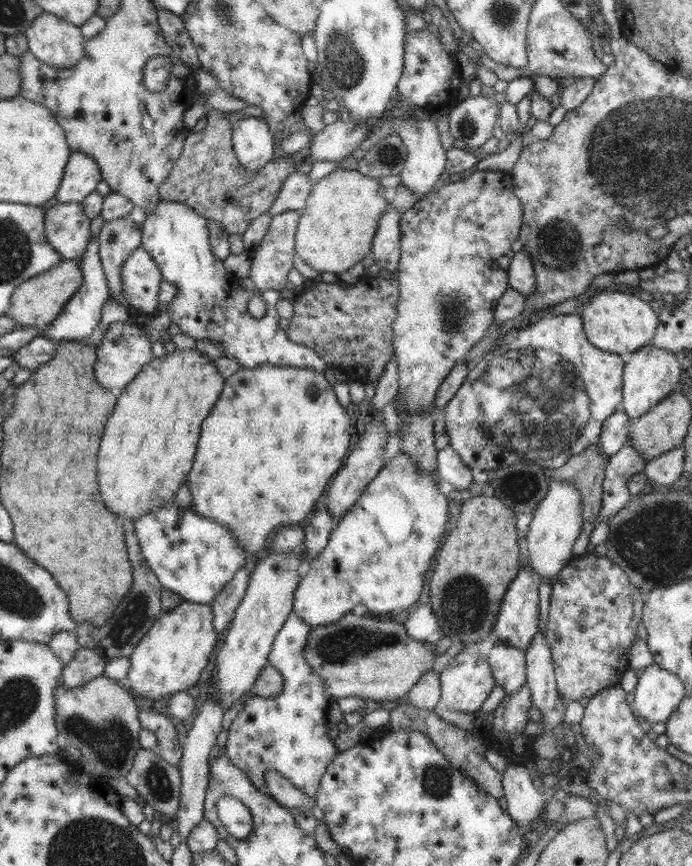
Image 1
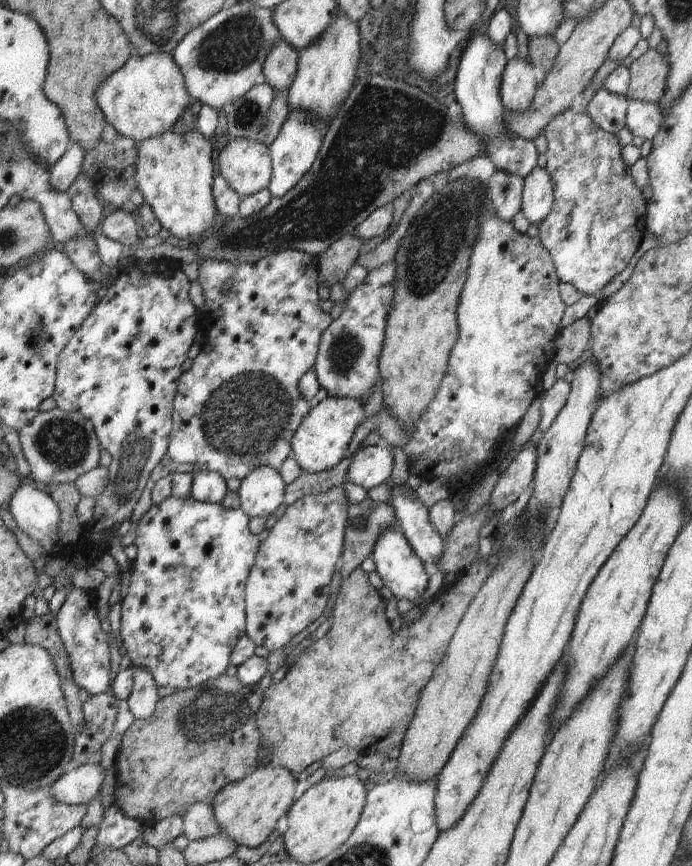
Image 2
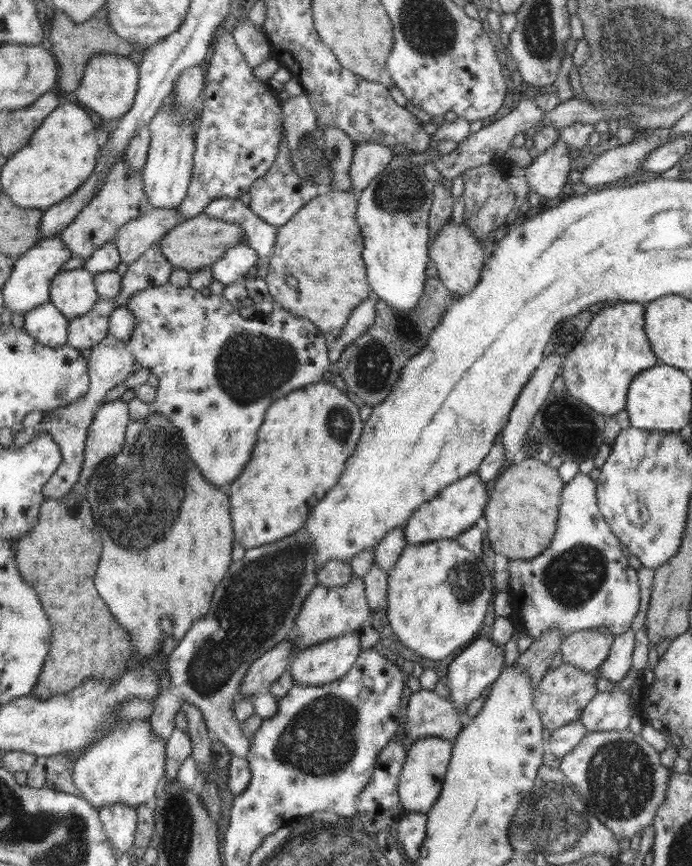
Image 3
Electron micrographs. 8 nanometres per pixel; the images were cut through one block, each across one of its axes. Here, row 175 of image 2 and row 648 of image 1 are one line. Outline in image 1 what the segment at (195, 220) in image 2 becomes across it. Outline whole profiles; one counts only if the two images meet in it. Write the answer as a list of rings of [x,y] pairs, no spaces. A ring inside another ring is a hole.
[[[184,601],[180,606],[163,611],[129,656],[130,670],[125,680],[126,687],[133,695],[154,703],[198,684],[202,680],[200,672],[206,668],[217,643],[213,622],[214,614],[209,604]]]

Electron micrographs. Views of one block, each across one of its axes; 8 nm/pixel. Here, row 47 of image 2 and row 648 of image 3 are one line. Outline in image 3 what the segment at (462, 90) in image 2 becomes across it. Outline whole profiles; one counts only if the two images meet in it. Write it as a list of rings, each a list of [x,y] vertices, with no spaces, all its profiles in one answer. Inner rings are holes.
[[[479,636],[455,658],[449,665],[447,675],[444,678],[445,685],[449,688],[450,700],[454,708],[460,712],[460,716],[466,721],[466,706],[480,698],[480,694],[494,683],[494,680],[502,674],[504,667],[504,650],[502,646],[494,644],[490,638]]]

